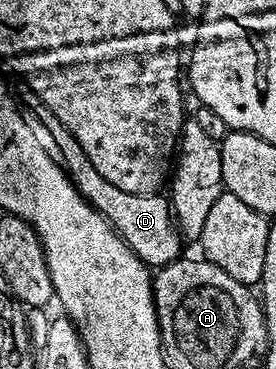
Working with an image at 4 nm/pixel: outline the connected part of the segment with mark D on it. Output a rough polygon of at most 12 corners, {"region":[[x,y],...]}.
{"region":[[43,105],[44,134],[83,198],[160,269],[182,258],[164,194],[127,193]]}

